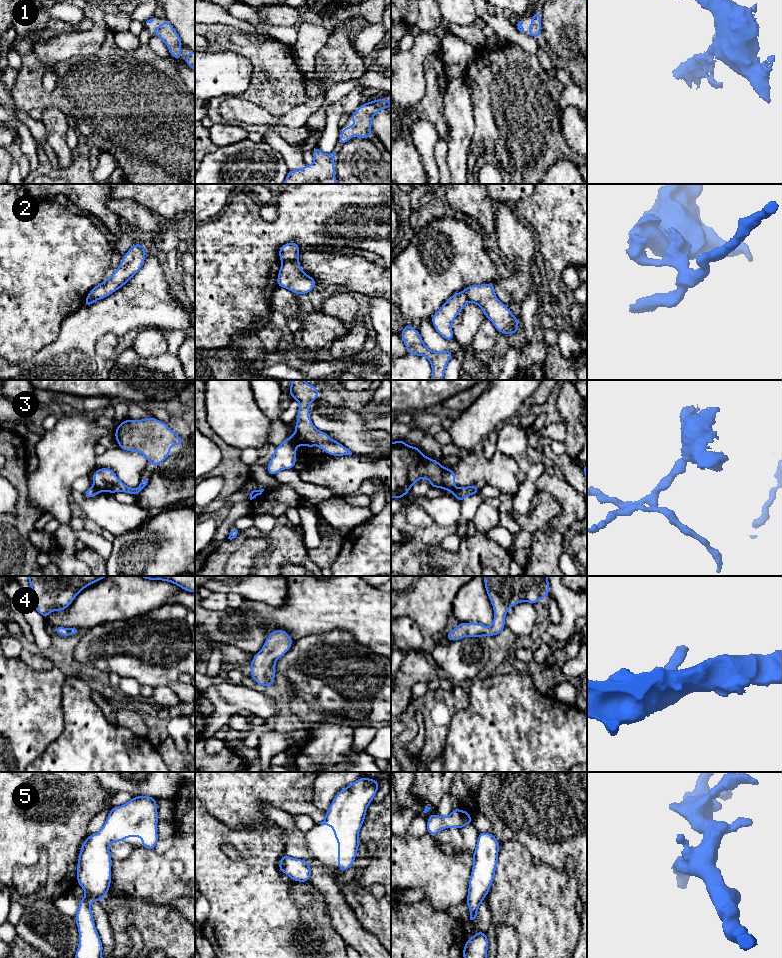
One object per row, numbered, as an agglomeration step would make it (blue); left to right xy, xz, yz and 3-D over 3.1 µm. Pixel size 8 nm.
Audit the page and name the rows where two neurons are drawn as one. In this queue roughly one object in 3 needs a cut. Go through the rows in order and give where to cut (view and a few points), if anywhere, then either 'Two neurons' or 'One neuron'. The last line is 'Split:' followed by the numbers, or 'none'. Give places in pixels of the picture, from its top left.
1: No split. One neuron
2: Split along xz (297, 256), (282, 263). Two neurons
3: Split along xz (291, 436), (294, 445). Two neurons
4: No split. One neuron
5: No split. One neuron
Split: 2, 3

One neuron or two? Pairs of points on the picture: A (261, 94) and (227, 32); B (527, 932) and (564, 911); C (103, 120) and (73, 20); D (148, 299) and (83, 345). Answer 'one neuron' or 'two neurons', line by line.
A: one neuron
B: one neuron
C: two neurons
D: one neuron

